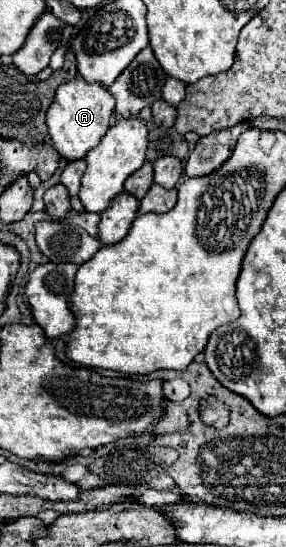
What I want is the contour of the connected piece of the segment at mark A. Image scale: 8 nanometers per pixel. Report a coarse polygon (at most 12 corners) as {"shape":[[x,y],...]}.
{"shape":[[83,78],[47,110],[61,158],[77,160],[109,130],[113,96]]}

